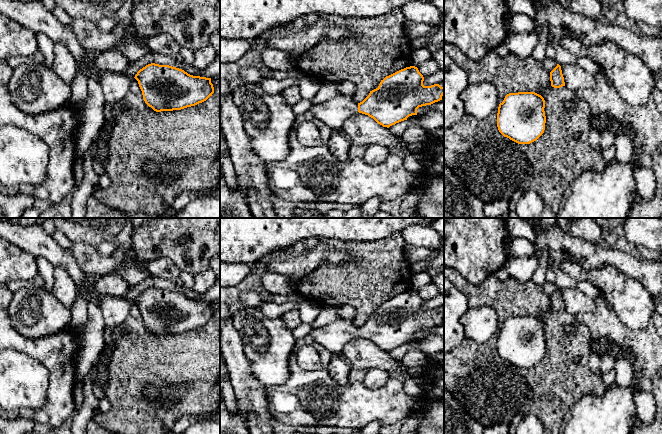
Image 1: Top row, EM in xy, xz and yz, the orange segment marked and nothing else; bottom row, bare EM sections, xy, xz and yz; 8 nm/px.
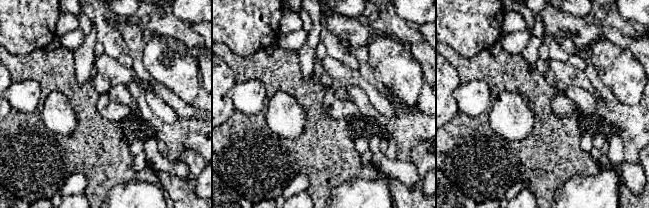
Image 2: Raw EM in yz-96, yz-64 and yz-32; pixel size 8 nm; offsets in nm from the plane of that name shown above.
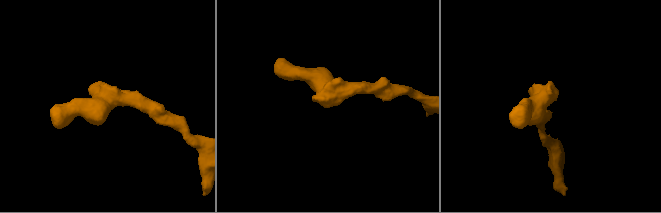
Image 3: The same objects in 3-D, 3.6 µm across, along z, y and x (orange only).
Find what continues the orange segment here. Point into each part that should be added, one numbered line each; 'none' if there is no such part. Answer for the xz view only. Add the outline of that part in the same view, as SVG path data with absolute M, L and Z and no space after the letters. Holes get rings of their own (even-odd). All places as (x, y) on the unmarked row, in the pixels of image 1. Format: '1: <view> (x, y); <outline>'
1: xz (334, 336); M339 317L328 325L312 329L309 336L331 353L340 354L343 347L358 336L358 327L351 320Z

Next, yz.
none

